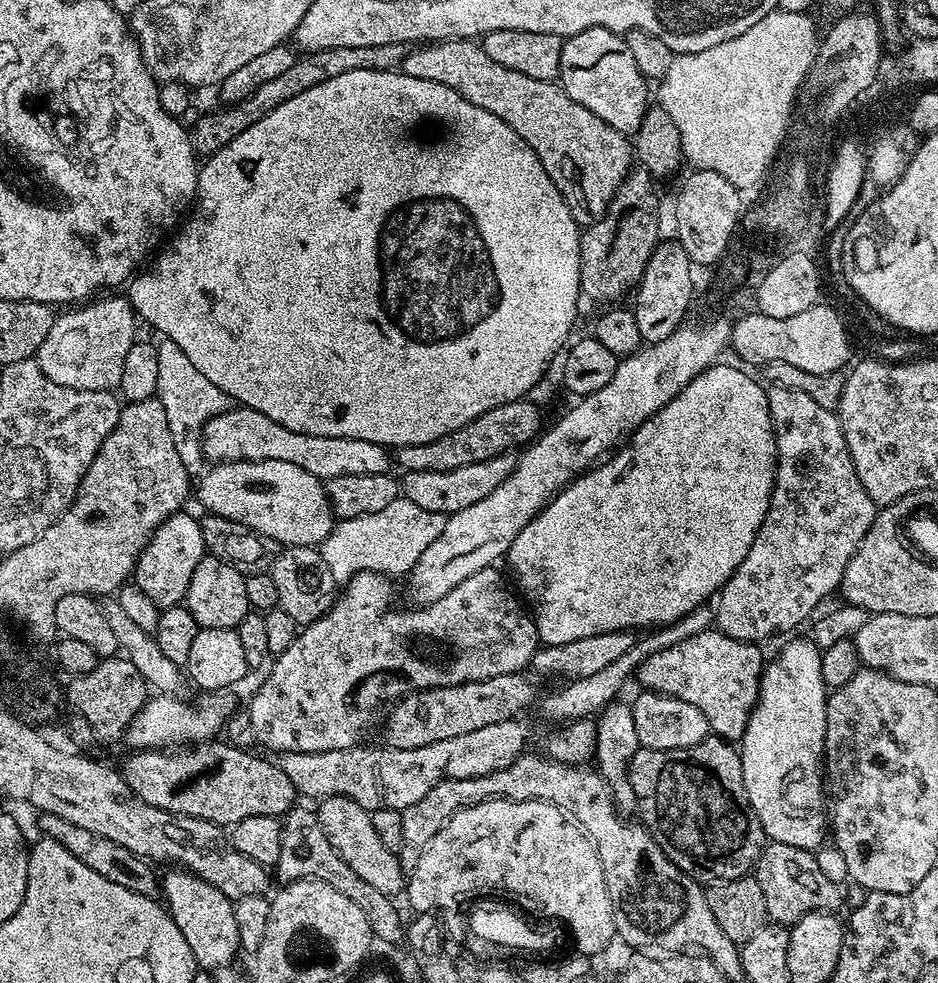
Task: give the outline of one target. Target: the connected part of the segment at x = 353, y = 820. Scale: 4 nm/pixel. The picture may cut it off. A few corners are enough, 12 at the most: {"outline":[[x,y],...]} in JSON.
{"outline":[[345,796],[314,811],[330,846],[370,886],[405,891],[406,872],[386,850],[372,813]]}

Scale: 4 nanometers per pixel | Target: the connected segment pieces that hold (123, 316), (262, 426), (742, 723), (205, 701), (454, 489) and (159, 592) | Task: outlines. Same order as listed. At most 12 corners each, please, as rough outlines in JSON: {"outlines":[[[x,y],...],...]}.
{"outlines":[[[124,298],[57,315],[34,359],[58,386],[119,389]],[[243,406],[208,419],[212,462],[294,462],[323,481],[389,474],[362,438],[286,430]],[[719,630],[650,654],[639,687],[739,742],[766,656]],[[232,694],[187,704],[153,695],[130,722],[132,750],[208,742],[238,708]],[[505,454],[458,470],[404,472],[402,496],[451,514],[494,494],[516,468]],[[175,512],[136,559],[156,607],[187,597],[206,554],[200,520]]]}

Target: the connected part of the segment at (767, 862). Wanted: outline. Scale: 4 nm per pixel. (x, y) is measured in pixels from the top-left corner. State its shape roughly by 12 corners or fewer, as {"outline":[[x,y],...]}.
{"outline":[[765,843],[754,875],[769,921],[839,909],[807,848]]}

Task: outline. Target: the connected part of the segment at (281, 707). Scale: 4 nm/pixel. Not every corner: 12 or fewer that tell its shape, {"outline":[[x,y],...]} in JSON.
{"outline":[[499,567],[392,608],[360,572],[247,705],[276,754],[357,747],[384,700],[524,672]]}

